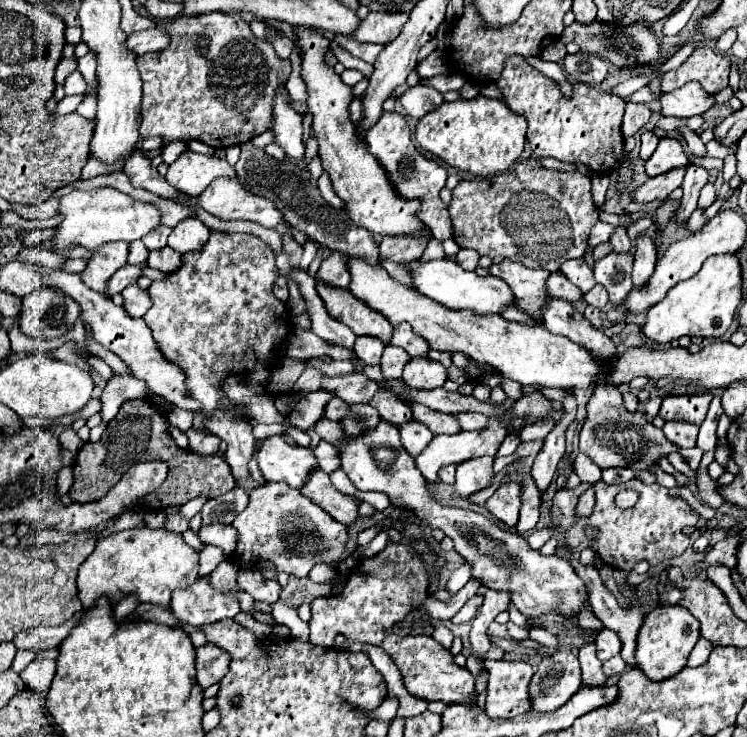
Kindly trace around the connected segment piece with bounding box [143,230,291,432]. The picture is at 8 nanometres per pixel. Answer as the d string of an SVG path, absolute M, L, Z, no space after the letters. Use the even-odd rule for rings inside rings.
M213 230L207 244L199 252L183 254L181 266L175 272L167 274L167 278L163 280L153 280L149 286L149 296L153 306L147 310L143 320L151 328L161 354L171 364L177 364L185 372L185 384L189 396L201 402L201 410L193 412L193 430L207 432L205 422L211 414L215 414L219 402L233 416L249 420L245 408L227 398L223 390L227 378L239 376L249 390L269 394L267 388L273 372L271 350L285 346L287 336L291 332L287 306L285 302L277 300L273 294L273 286L279 278L275 260L277 252L253 234L231 234L231 232Z

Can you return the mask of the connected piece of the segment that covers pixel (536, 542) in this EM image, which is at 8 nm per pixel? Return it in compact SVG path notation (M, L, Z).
M543 528L543 530L535 530L529 538L527 538L527 542L529 542L529 546L533 546L533 550L539 550L549 538L551 538L551 534L553 534L553 530L551 528Z

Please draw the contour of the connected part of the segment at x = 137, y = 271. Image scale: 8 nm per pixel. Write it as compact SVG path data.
M131 264L119 268L119 270L113 274L113 278L109 278L109 282L107 282L107 286L105 286L105 292L107 292L109 296L115 296L115 294L119 294L125 286L135 284L137 278L141 276L141 268L143 268L143 266L131 266Z

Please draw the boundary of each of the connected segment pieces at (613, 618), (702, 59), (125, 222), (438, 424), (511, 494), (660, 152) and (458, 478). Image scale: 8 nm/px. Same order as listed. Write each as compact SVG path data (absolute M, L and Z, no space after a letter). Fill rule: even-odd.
M565 548L557 550L557 556L565 556L571 566L575 568L577 576L585 582L587 592L589 592L589 602L593 606L593 612L597 614L597 618L603 622L605 628L617 632L621 636L623 642L623 650L621 650L621 658L631 664L635 664L633 652L635 652L635 638L643 620L643 614L637 608L627 608L623 610L619 606L619 602L615 600L615 596L609 592L609 588L601 582L597 570L593 566L583 566L579 560L573 560L571 552Z
M697 46L685 64L663 74L661 90L673 92L685 82L697 80L709 94L717 94L729 86L729 68L731 60L727 56L717 54L709 46Z
M109 186L87 192L71 190L69 194L61 196L59 210L55 216L59 216L59 224L53 228L55 234L51 238L51 250L61 256L65 256L75 246L83 246L93 252L107 242L115 242L115 240L133 242L143 238L151 228L161 224L159 210L153 204L137 202L131 196Z
M411 404L411 410L413 410L413 418L427 424L433 434L457 434L461 430L455 418L451 418L451 414L429 410L427 406L421 404Z
M519 482L501 484L497 492L487 500L487 510L507 526L515 526L521 508L521 494L523 486Z
M661 138L657 150L651 154L651 158L645 162L645 170L649 176L659 176L663 172L669 172L677 166L687 164L689 158L685 156L685 148L681 140L677 138Z
M481 456L481 458L471 458L465 462L457 464L455 472L455 492L461 496L469 496L481 488L487 488L491 478L493 478L493 458L491 456Z

